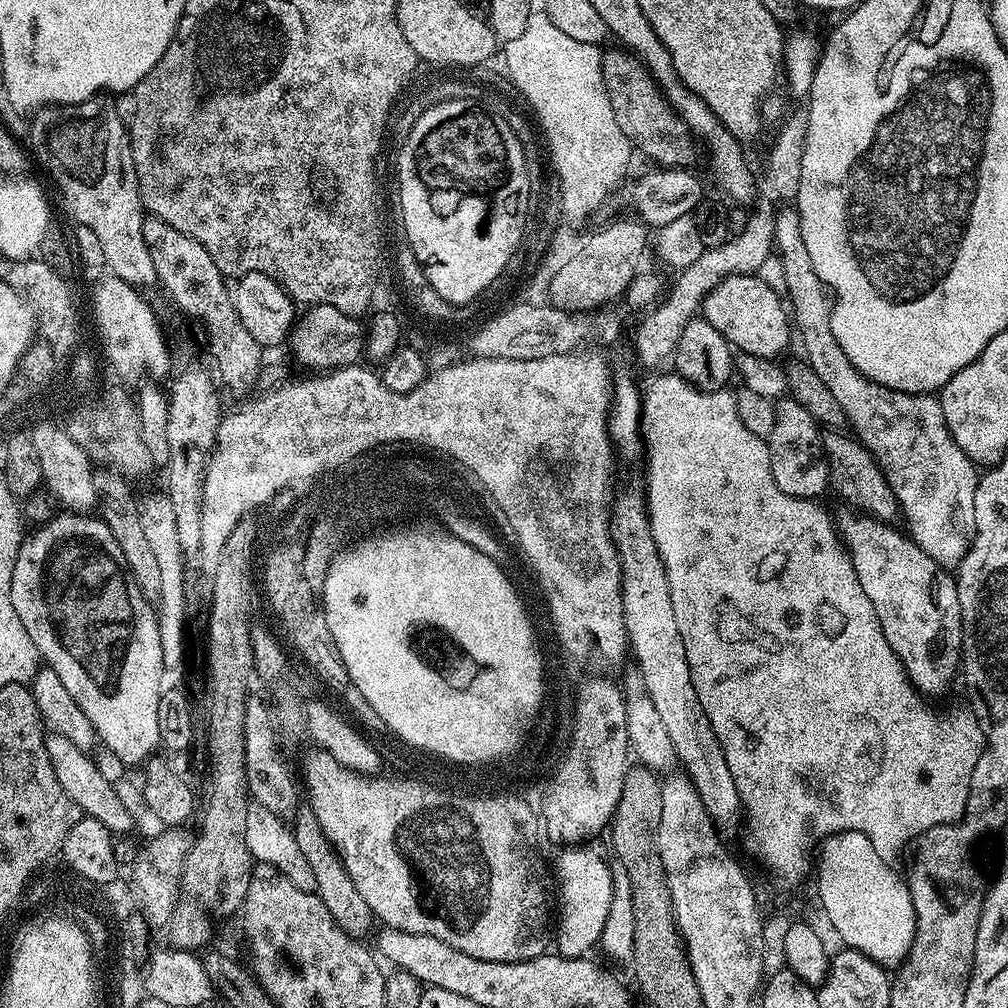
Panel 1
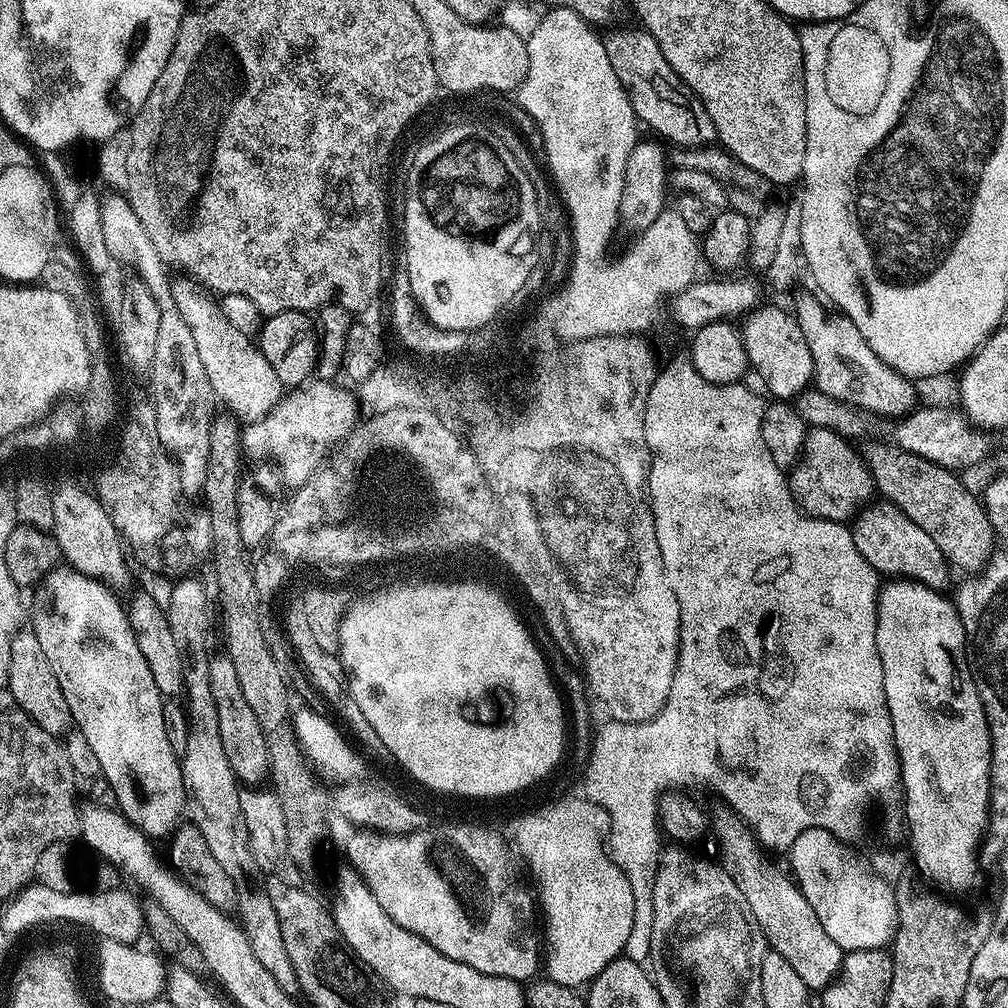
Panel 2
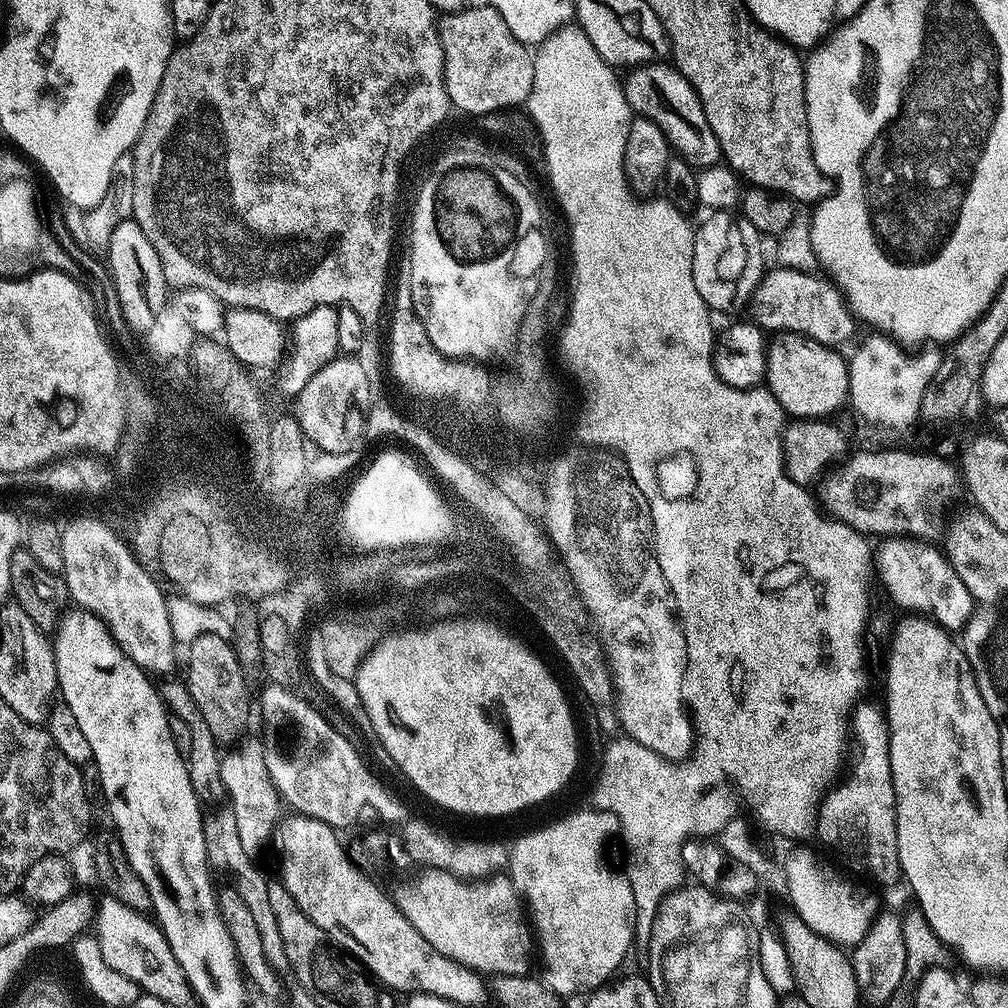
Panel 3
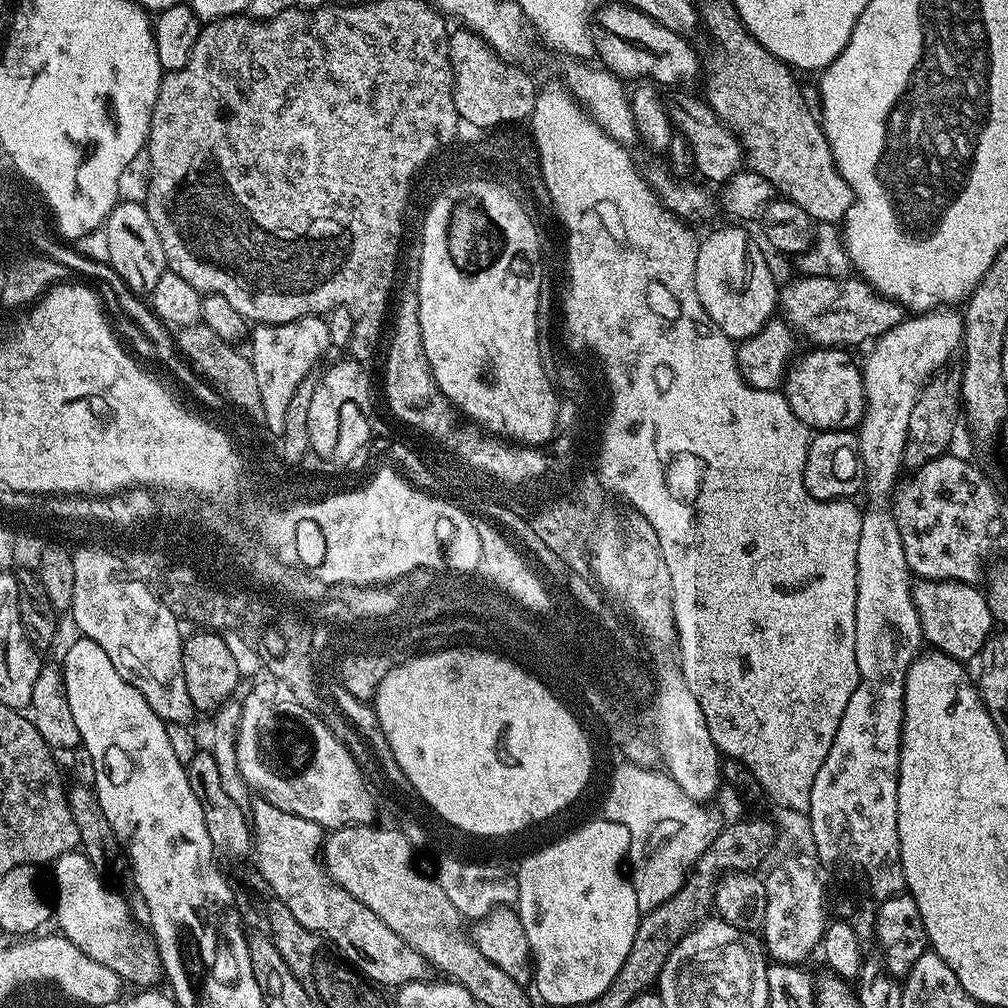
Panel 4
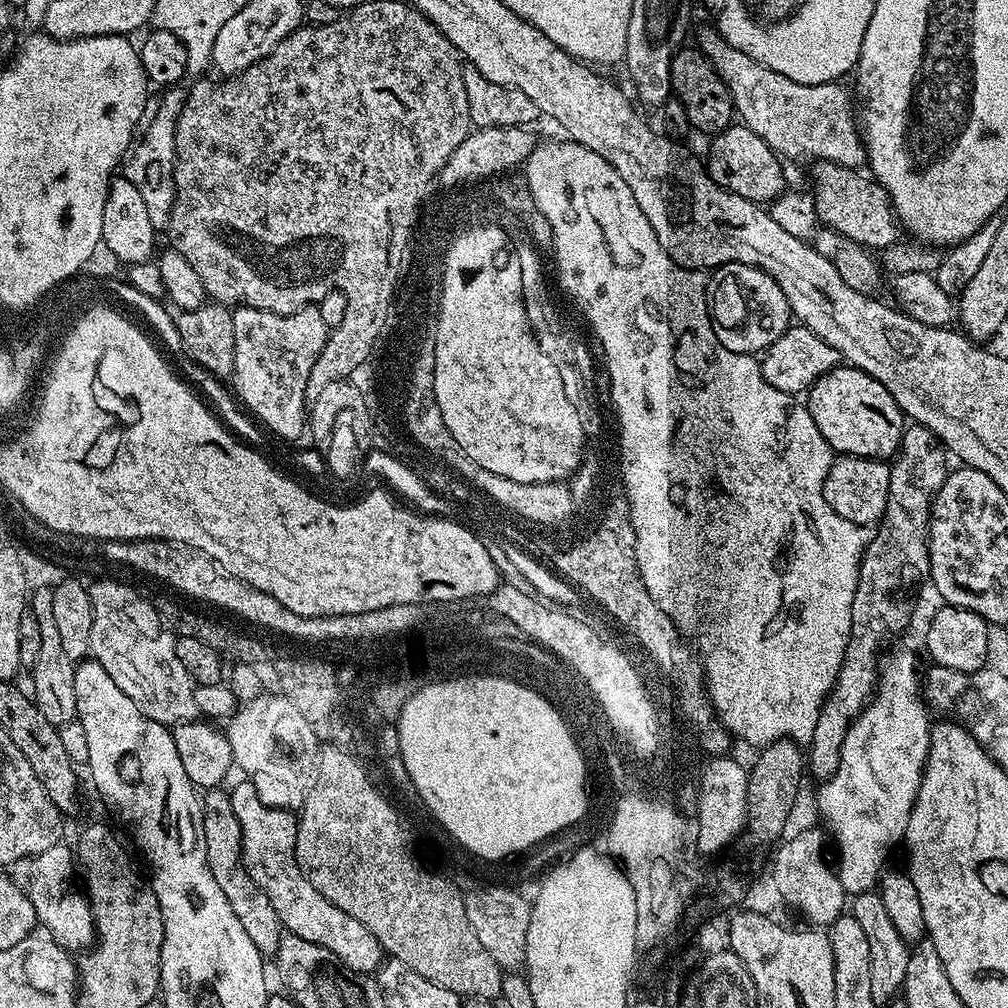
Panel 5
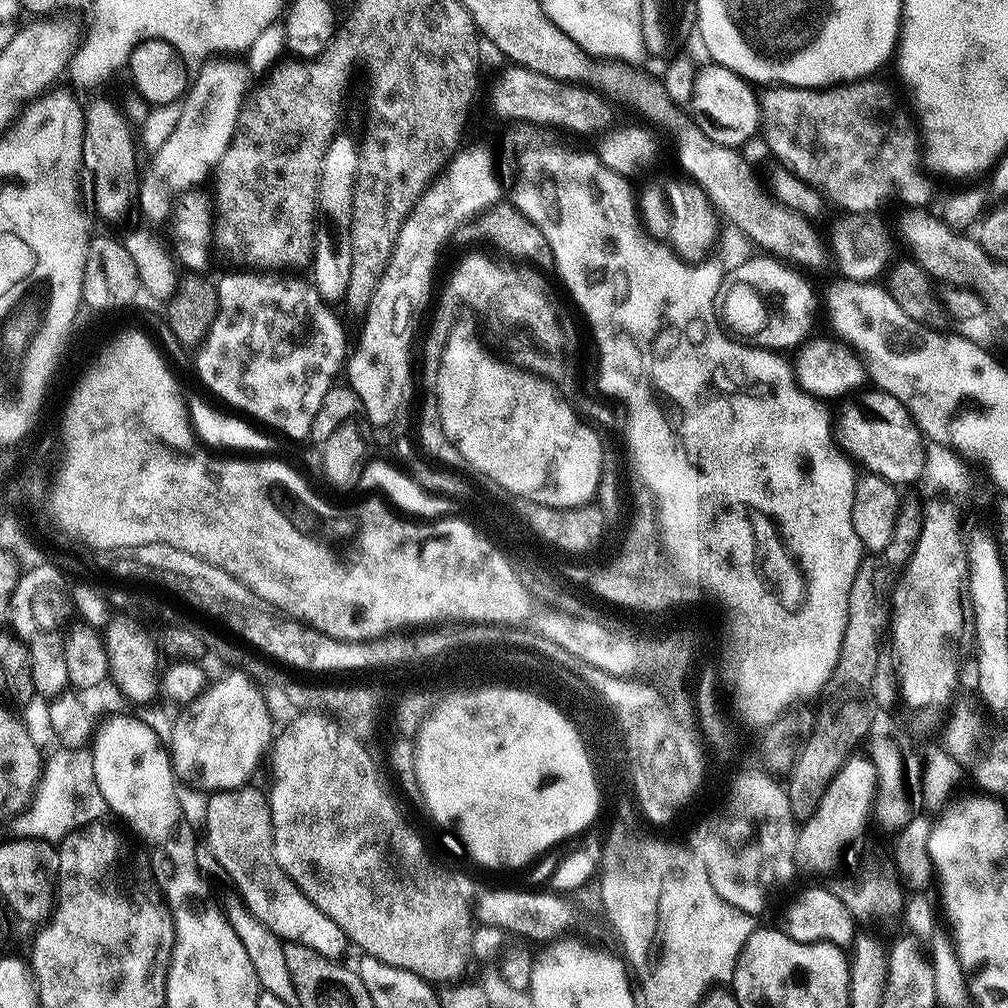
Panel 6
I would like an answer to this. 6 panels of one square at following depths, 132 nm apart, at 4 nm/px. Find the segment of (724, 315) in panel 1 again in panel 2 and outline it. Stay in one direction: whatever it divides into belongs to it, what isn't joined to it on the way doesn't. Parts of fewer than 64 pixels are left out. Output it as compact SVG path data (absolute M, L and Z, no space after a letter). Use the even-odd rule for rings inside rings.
M761 303L752 308L742 321L744 324L739 325L739 330L746 358L751 371L753 373L756 371L760 375L761 382L768 387L769 397L772 395L777 401L788 402L813 383L810 346L806 346L802 326L798 326L796 317L791 311L783 312L772 304Z

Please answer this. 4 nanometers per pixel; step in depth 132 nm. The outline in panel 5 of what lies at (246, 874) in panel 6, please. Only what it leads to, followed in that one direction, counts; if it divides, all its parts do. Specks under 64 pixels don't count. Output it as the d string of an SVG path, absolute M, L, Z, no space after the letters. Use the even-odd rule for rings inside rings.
M241 779L241 784L230 788L234 818L238 818L238 826L242 826L243 862L250 878L262 886L266 898L270 898L270 906L278 913L281 925L287 931L298 934L298 938L306 938L306 942L314 942L339 958L348 968L356 972L375 973L384 963L384 948L358 922L358 918L350 918L346 910L338 910L334 902L322 898L314 886L310 886L304 877L304 871L296 863L296 821L295 811L286 808L267 808L258 798L258 790L248 779Z

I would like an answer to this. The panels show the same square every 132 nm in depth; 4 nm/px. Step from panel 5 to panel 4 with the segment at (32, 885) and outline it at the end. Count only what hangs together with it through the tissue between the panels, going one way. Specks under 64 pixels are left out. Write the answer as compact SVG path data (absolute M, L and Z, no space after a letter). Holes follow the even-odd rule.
M73 850L62 854L57 860L52 861L50 865L52 876L56 879L56 904L54 900L54 924L58 927L59 935L66 937L82 954L94 958L98 966L110 966L119 974L121 981L137 984L135 987L140 990L148 990L161 983L164 976L164 967L160 961L160 951L155 943L147 935L139 936L136 933L136 924L132 921L132 914L128 910L127 904L123 898L116 892L111 892L106 885L100 881L101 874L94 867L93 863L83 851Z

